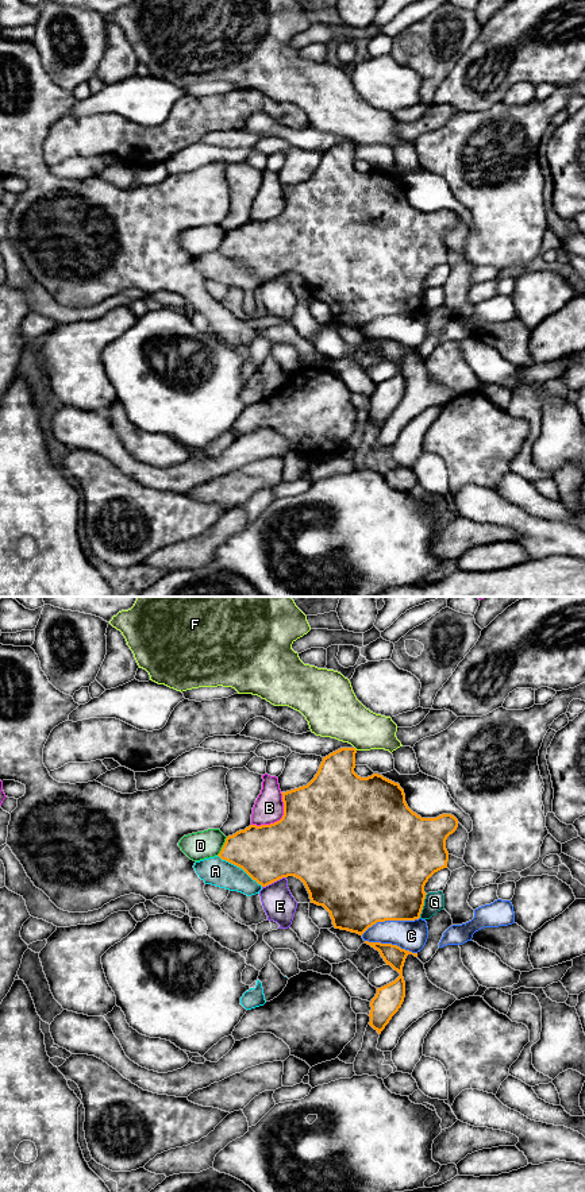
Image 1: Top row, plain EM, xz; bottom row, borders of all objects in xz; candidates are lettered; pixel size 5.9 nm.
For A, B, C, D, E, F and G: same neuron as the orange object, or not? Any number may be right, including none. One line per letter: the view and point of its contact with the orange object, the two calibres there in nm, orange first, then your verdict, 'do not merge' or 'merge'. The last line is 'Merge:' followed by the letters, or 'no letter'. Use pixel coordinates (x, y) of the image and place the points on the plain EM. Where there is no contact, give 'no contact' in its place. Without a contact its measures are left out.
A: meets orange in xz at (241, 262); 340 nm thick on the orange side, 160 nm on the other; do not merge
B: meets orange in xz at (280, 215); 500 nm thick on the orange side, 180 nm on the other; do not merge
C: meets orange in xz at (389, 315); 500 nm thick on the orange side, 180 nm on the other; do not merge
D: meets orange in xz at (223, 242); 320 nm thick on the orange side, 170 nm on the other; do not merge
E: meets orange in xz at (273, 277); 360 nm thick on the orange side, 190 nm on the other; do not merge
F: no contact; do not merge
G: meets orange in xz at (423, 300); 440 nm thick on the orange side, 120 nm on the other; do not merge
Merge: no letter

